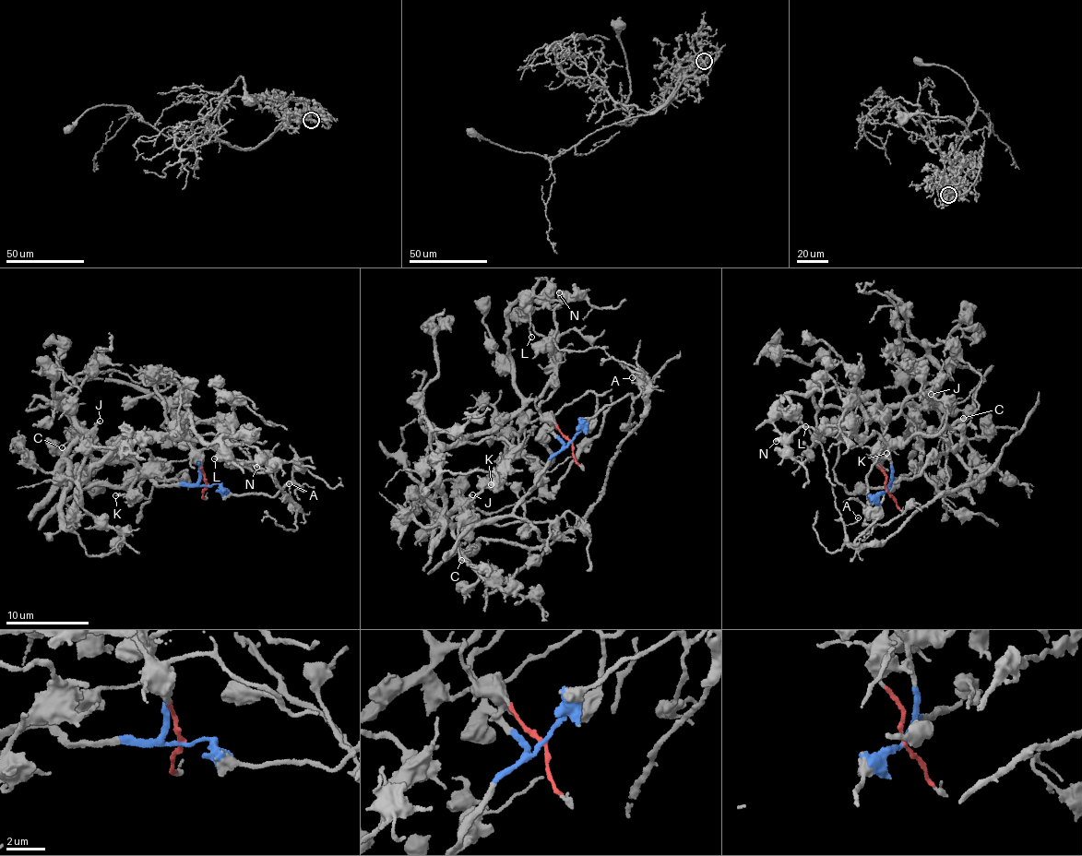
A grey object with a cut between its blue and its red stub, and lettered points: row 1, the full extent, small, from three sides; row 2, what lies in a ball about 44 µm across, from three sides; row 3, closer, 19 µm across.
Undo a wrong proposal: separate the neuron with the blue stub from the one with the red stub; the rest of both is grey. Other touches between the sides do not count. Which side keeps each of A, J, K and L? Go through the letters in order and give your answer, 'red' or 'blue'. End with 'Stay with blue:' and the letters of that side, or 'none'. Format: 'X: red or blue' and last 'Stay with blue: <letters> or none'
A: blue
J: red
K: red
L: red
Stay with blue: A

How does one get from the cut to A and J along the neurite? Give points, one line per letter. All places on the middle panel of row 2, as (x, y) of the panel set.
A: (570, 442), (590, 417), (624, 398), (639, 396), (648, 389), (648, 381), (634, 372), (633, 377)
J: (570, 442), (550, 417), (517, 415), (438, 452), (432, 488), (443, 491), (445, 517), (459, 520), (472, 493)

